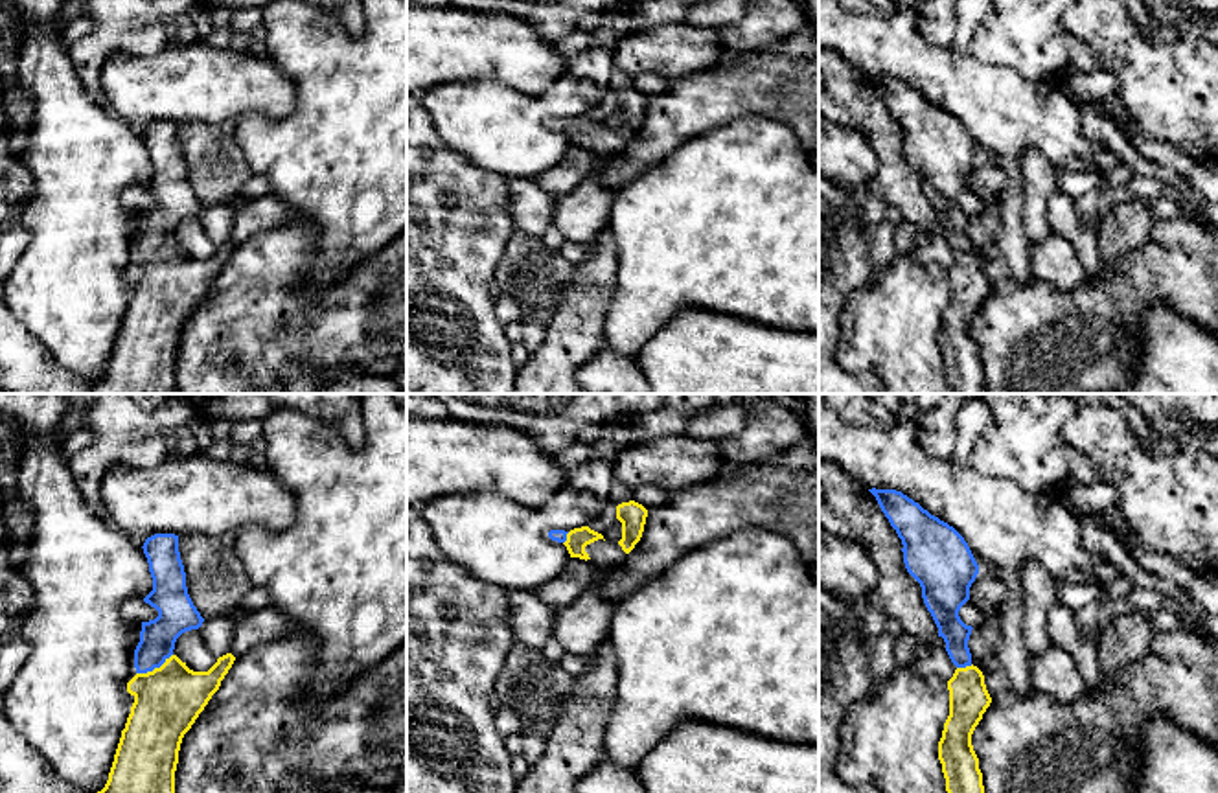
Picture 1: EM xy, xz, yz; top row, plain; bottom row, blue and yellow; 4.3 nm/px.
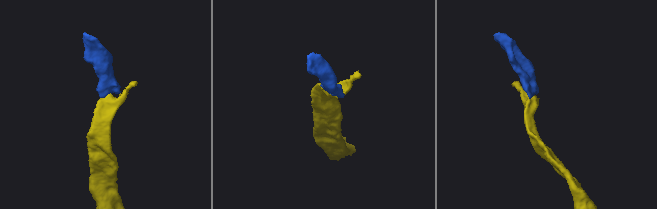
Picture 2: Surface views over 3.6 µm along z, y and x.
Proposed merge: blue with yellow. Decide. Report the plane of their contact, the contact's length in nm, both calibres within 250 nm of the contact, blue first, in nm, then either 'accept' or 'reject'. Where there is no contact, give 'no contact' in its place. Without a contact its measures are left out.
xy | 180 nm | 160/300 nm | accept

